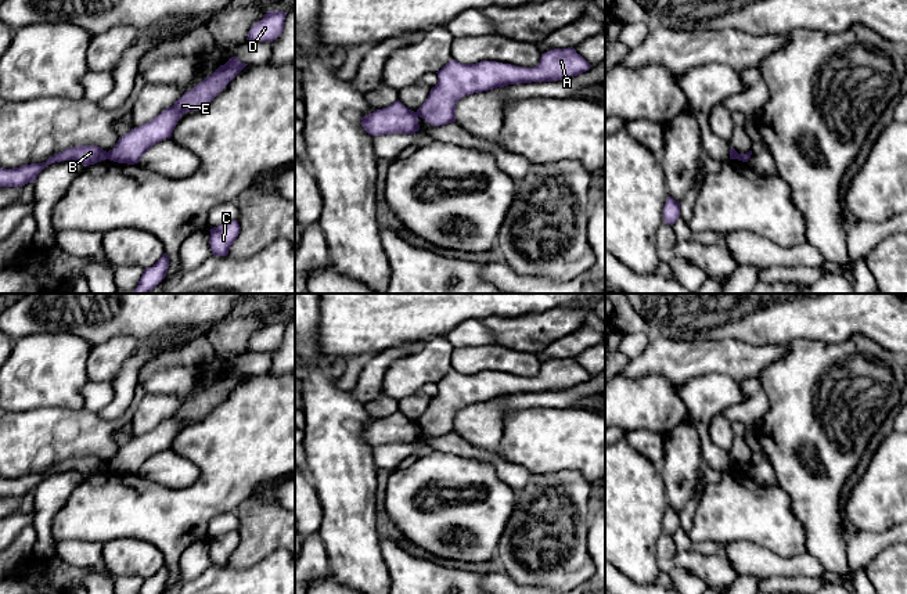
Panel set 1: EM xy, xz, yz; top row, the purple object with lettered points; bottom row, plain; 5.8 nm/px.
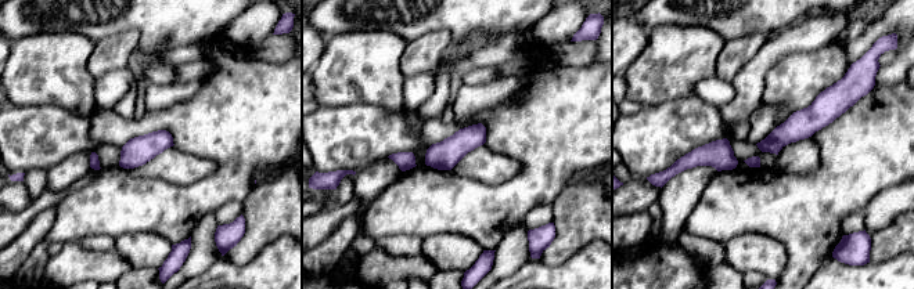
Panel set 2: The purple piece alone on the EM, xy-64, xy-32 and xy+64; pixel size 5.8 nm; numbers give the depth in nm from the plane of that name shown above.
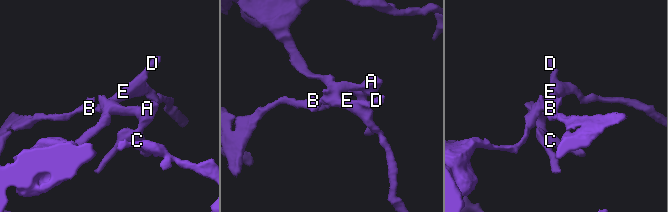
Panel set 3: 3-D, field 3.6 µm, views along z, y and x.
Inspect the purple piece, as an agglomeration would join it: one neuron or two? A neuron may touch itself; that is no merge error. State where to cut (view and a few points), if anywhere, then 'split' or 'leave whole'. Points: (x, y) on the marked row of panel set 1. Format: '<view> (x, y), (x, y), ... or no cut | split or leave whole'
xy (105, 152), (108, 158) | split

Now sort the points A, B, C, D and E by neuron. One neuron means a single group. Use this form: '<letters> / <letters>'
A C D E / B

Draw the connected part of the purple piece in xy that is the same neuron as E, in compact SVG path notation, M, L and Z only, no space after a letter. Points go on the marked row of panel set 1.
M235 55L231 57L209 78L184 93L172 107L162 111L152 120L119 137L116 145L107 152L108 159L127 165L138 163L154 144L172 137L184 112L198 111L210 102L246 65Z

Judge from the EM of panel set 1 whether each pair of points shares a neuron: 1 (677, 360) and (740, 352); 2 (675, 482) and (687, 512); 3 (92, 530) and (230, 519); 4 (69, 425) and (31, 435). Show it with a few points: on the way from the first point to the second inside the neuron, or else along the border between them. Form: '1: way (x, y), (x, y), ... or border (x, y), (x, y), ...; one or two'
1: way (693, 357), (724, 356); one
2: border (699, 478), (694, 496), (680, 514); two
3: border (234, 511), (215, 515), (208, 524), (207, 536); two
4: way (60, 434), (40, 435); one

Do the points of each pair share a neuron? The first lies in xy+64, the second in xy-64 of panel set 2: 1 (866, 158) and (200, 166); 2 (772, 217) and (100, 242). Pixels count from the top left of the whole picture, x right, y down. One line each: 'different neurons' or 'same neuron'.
1: different neurons
2: different neurons

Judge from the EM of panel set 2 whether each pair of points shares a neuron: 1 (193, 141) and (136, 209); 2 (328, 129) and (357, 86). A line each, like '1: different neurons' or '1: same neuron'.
1: same neuron
2: different neurons

